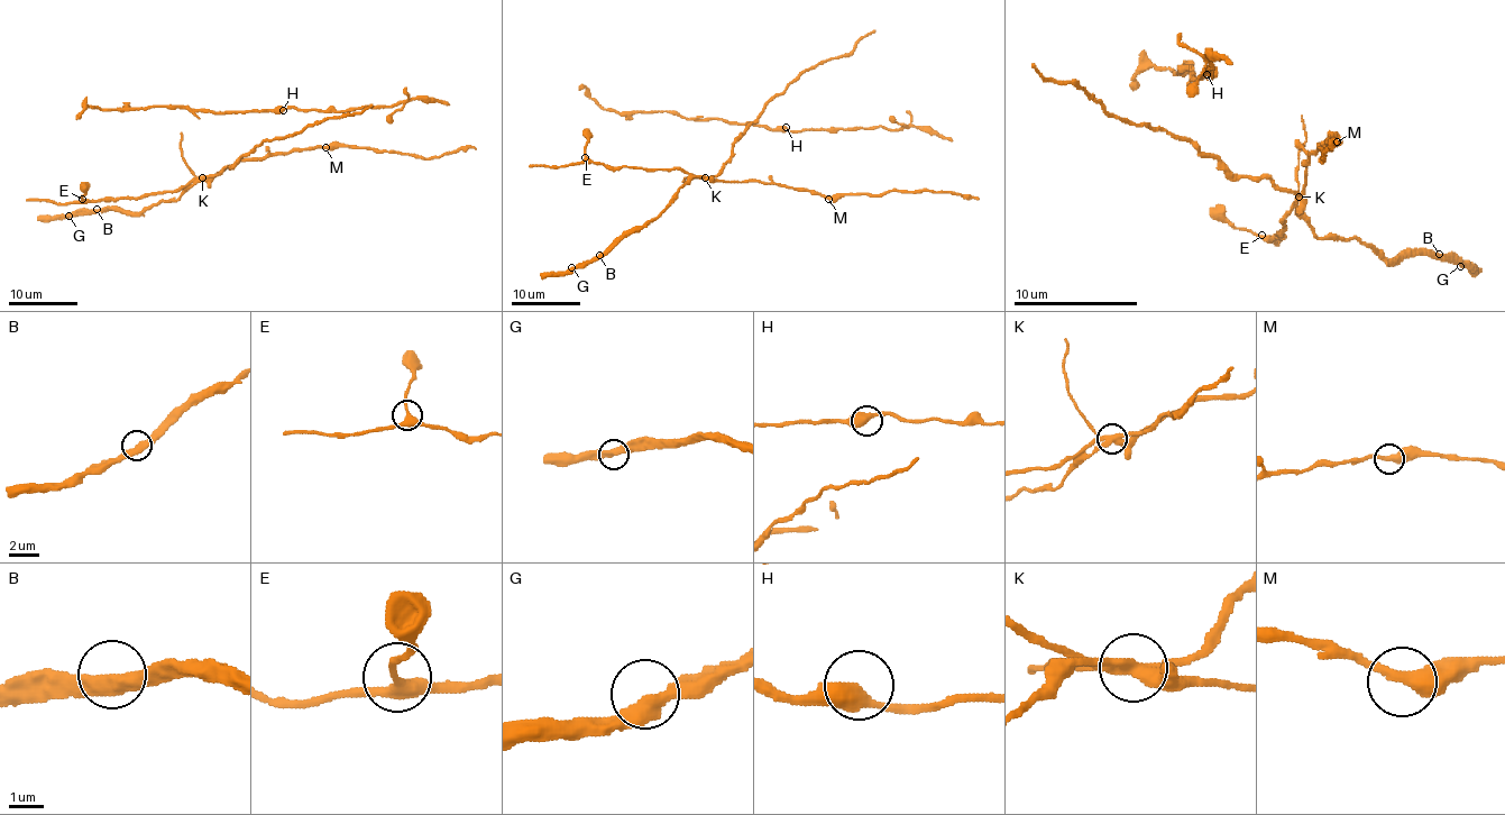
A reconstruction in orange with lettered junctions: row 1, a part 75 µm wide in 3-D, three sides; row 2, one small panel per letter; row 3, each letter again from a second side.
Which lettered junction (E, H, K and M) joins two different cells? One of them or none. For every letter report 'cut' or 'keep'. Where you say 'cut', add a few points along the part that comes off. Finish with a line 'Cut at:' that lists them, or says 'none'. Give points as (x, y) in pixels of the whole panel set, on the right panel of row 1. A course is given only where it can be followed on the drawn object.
E: keep
H: keep
K: cut | (1299, 198), (1265, 176), (1231, 173), (1187, 139), (1119, 120), (1085, 90), (1045, 80), (1033, 65)
M: keep
Cut at: K

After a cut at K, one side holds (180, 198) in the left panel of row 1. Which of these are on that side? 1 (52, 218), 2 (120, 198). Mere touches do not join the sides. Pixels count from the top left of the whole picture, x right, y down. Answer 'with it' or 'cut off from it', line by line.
1: with it
2: cut off from it

